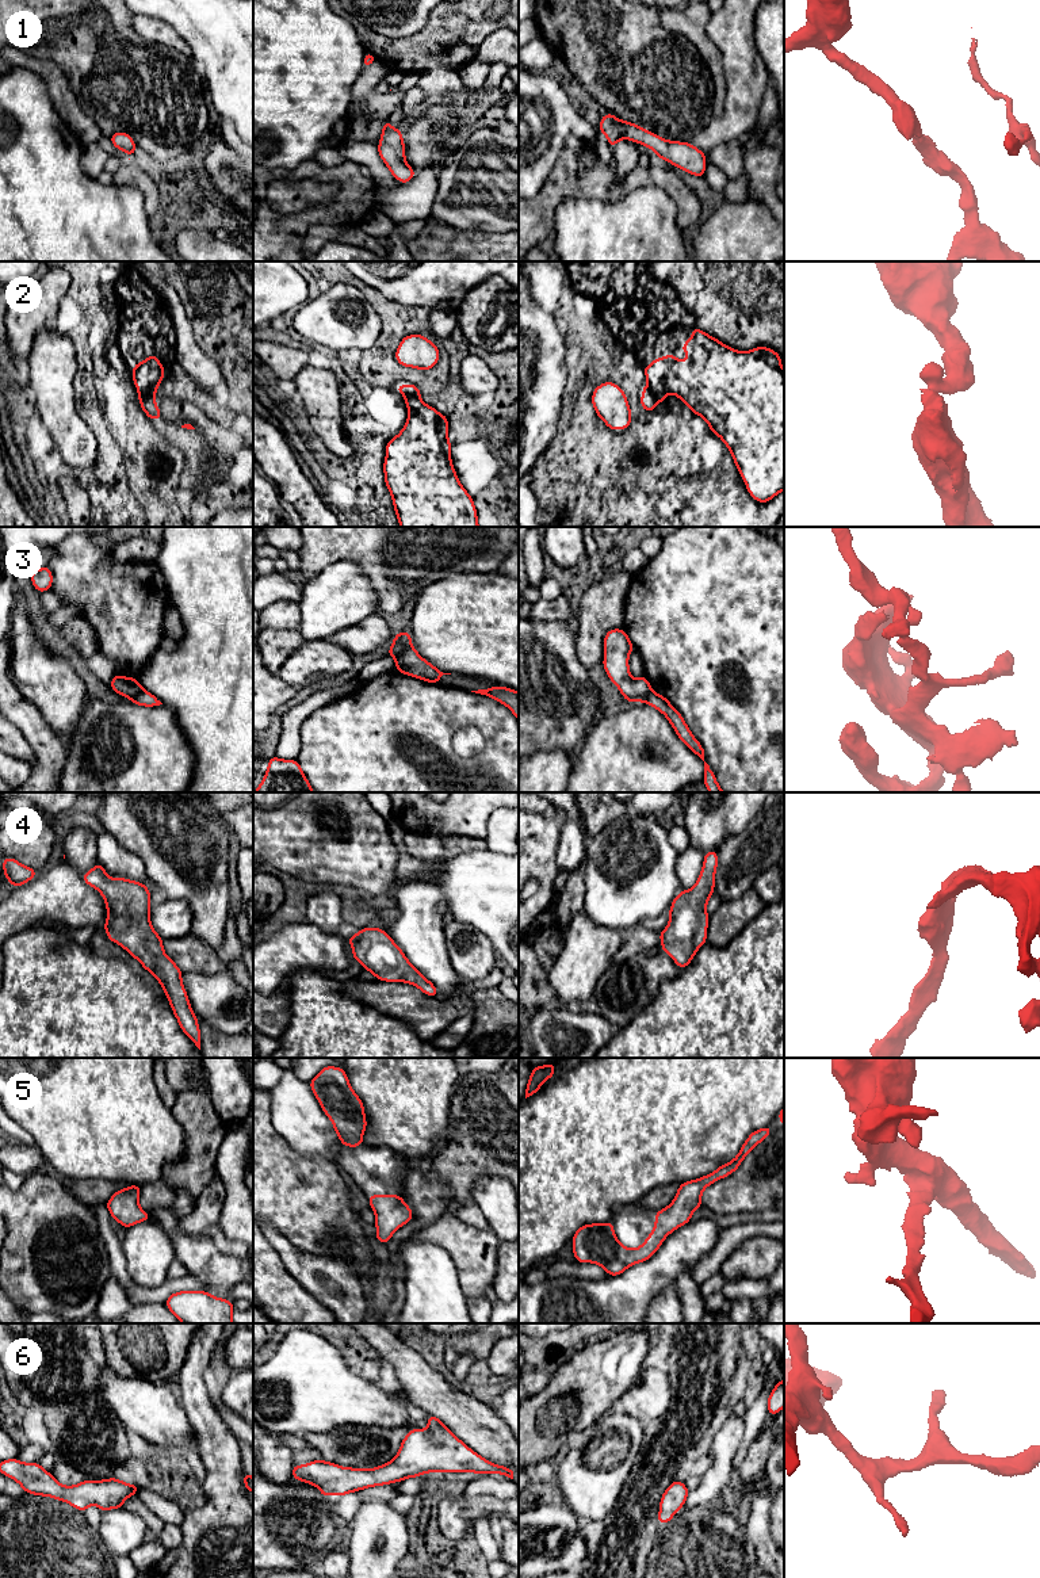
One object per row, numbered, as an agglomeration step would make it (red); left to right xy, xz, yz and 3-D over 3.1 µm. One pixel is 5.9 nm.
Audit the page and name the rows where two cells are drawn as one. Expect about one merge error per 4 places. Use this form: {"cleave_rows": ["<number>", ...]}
{"cleave_rows": ["2", "3"]}

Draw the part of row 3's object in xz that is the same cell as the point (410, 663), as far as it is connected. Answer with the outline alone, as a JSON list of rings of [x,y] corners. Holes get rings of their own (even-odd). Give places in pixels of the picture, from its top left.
[[[413,646],[395,658],[395,669],[408,676],[433,684],[439,684],[439,679],[443,675],[451,675],[440,672],[436,666],[425,661]]]

